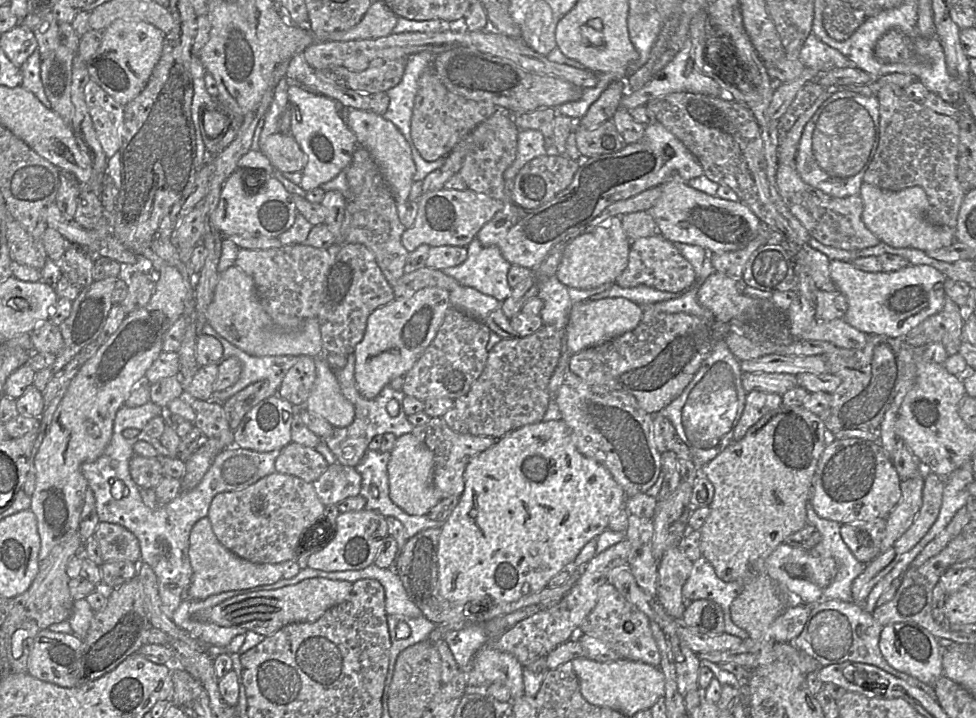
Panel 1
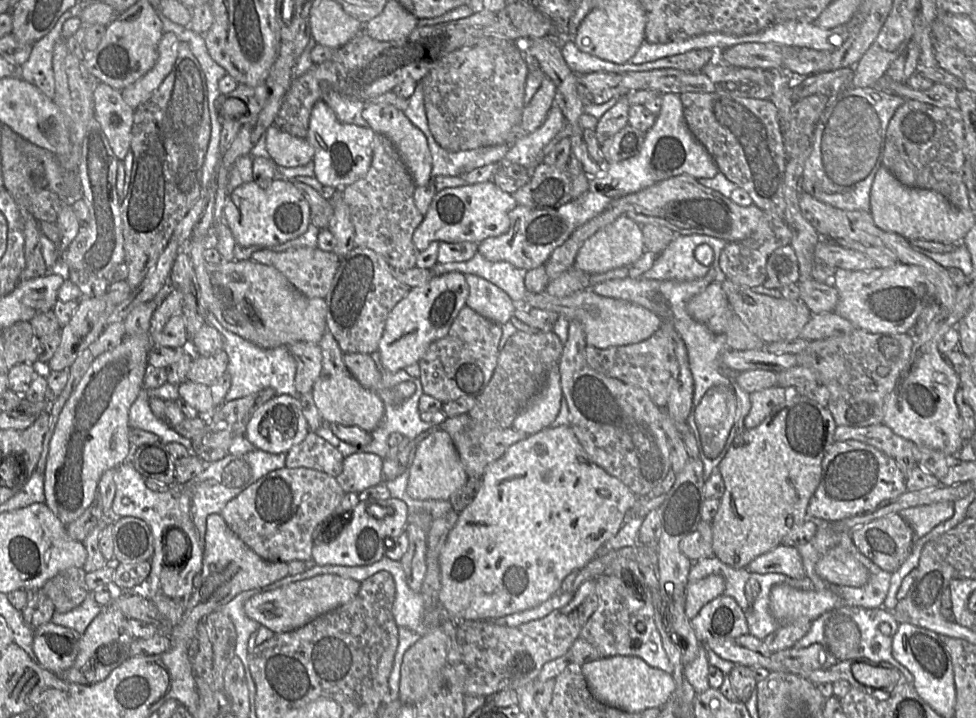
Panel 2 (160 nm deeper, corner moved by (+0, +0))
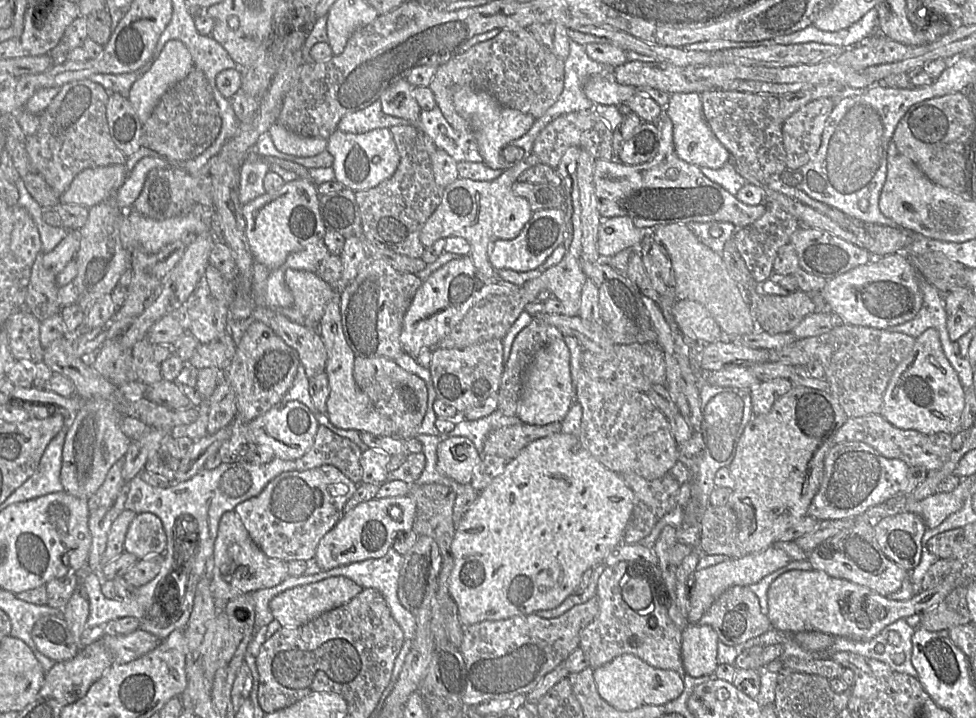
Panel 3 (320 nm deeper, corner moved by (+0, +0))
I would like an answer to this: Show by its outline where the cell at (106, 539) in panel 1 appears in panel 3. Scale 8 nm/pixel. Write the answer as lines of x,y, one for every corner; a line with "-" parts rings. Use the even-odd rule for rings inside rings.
140,513
131,522
124,542
124,552
135,555
139,560
151,555
164,554
167,535
161,519
152,513

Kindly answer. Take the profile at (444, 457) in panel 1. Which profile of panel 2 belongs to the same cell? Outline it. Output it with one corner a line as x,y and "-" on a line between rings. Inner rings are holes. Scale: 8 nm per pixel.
467,414
447,418
438,428
450,435
469,478
481,478
489,464
501,458
510,446
528,437
526,433
512,427
484,428

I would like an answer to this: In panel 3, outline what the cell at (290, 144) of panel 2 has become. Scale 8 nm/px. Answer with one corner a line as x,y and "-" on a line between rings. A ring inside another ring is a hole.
279,122
273,123
267,133
279,151
297,157
315,156
327,147
325,138
297,134

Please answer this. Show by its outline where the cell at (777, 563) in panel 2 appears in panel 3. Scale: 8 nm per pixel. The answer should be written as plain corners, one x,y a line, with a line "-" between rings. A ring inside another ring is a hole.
768,547
758,553
731,558
705,569
695,571
689,587
689,623
695,624
698,622
716,599
727,589
733,586
749,586
757,583
765,576
786,566
791,561
791,558
783,550
776,547

